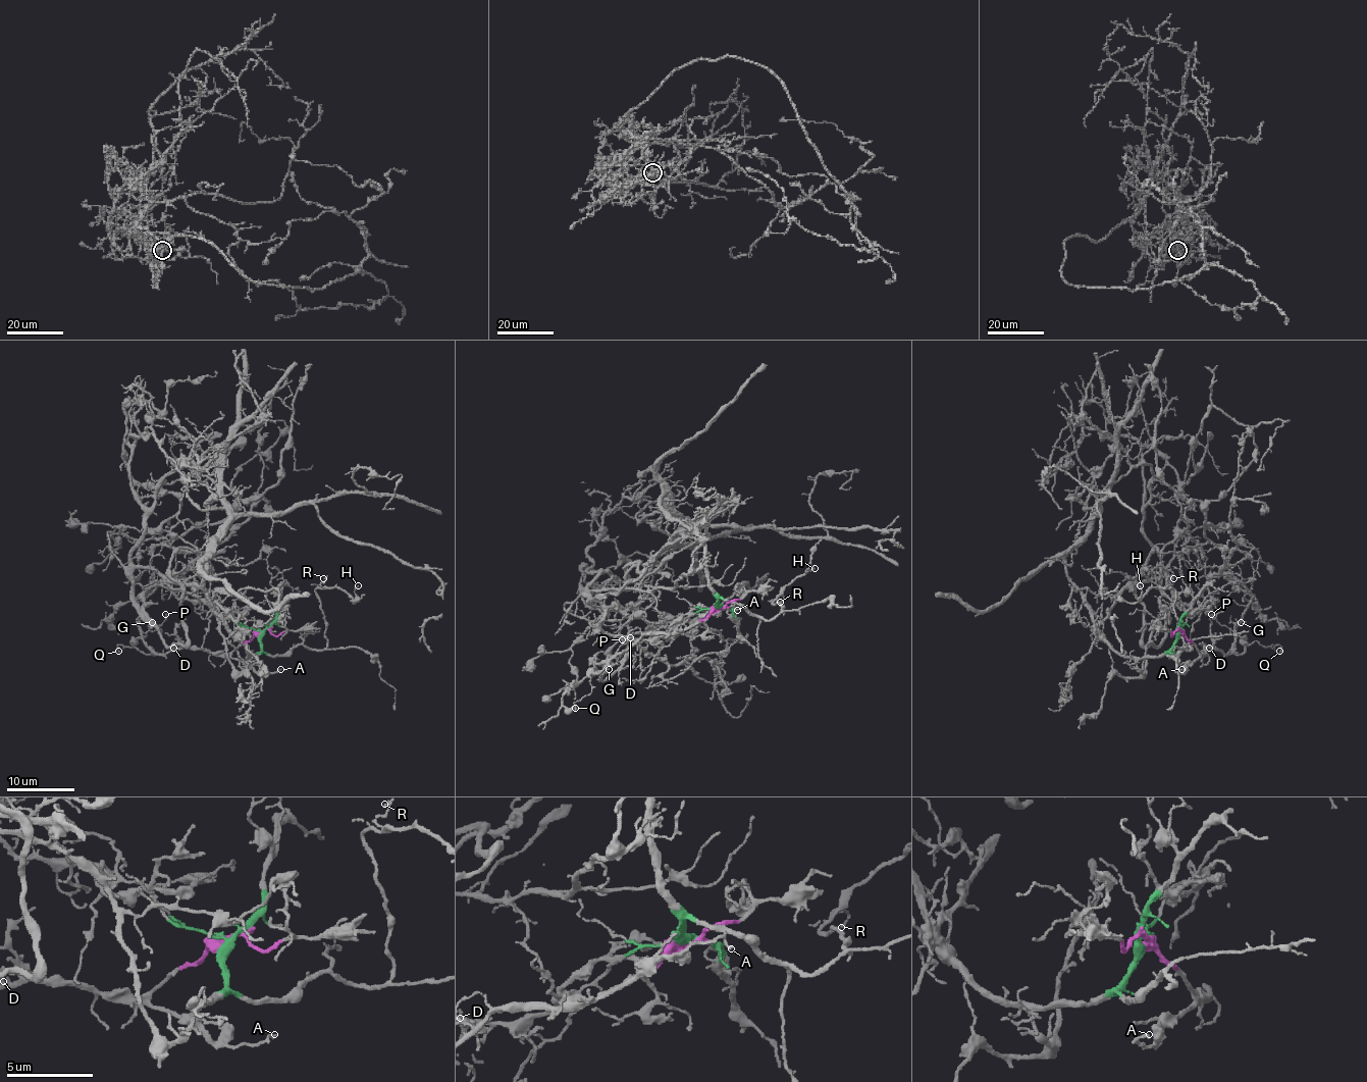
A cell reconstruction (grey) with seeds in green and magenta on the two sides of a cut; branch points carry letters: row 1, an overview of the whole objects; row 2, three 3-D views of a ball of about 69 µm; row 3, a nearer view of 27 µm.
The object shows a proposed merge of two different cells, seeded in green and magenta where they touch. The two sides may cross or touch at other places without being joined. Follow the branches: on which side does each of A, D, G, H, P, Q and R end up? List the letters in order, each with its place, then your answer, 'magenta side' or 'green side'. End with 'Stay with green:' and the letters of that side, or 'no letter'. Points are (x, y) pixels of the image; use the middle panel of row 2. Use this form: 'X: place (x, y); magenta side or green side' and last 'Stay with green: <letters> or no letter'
A: place (737, 610); magenta side
D: place (630, 637); magenta side
G: place (609, 669); magenta side
H: place (815, 568); green side
P: place (622, 639); magenta side
Q: place (575, 708); magenta side
R: place (780, 602); green side
Stay with green: H, R

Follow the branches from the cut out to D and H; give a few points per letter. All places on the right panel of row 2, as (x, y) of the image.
D: (1178, 631), (1203, 655), (1204, 648), (1199, 642), (1209, 648)
H: (1178, 631), (1173, 655), (1186, 645), (1193, 650), (1184, 647), (1175, 590), (1151, 586), (1141, 596), (1140, 585)

